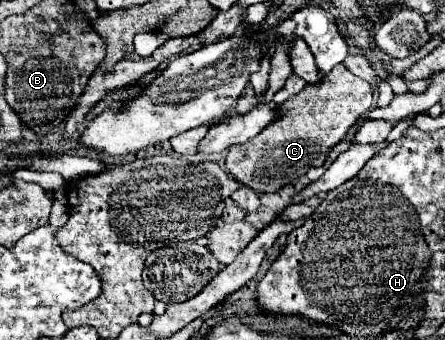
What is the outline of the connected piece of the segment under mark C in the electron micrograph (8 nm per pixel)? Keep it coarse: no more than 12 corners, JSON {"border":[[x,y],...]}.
{"border":[[337,64],[229,148],[227,172],[277,192],[323,166],[369,83]]}

